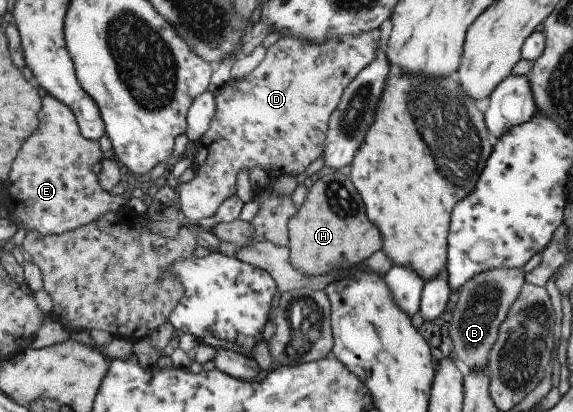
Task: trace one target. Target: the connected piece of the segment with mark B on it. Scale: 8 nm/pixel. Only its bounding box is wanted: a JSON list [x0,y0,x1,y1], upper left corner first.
[450,268,525,372]

